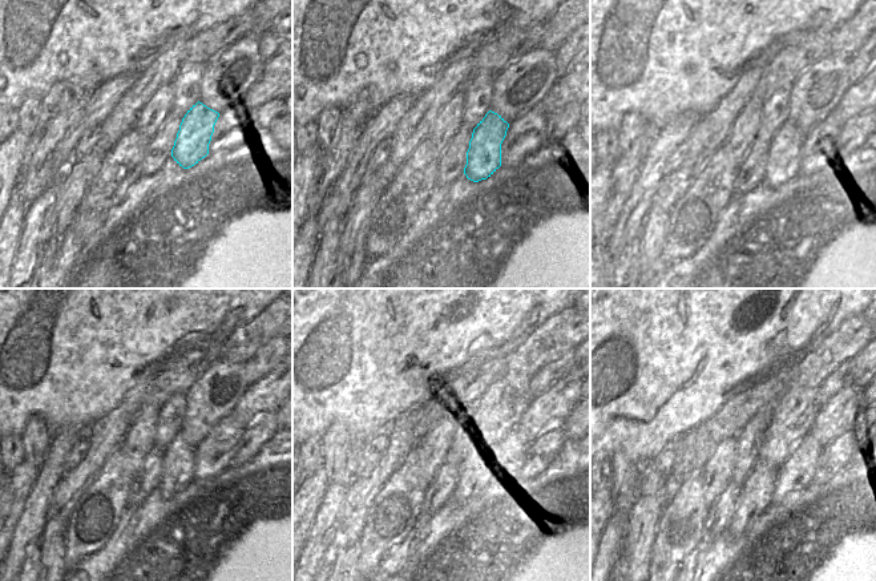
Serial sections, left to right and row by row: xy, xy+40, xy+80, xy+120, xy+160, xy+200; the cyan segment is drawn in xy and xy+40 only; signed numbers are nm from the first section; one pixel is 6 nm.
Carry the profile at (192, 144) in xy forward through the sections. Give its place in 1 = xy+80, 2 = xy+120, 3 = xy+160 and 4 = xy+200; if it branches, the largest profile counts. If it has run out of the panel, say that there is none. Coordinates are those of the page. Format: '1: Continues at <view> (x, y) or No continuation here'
1: Continues at xy+80 (782, 164)
2: Continues at xy+120 (178, 458)
3: Continues at xy+160 (473, 465)
4: Continues at xy+200 (757, 489)

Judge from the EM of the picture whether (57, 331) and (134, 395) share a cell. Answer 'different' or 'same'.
different

